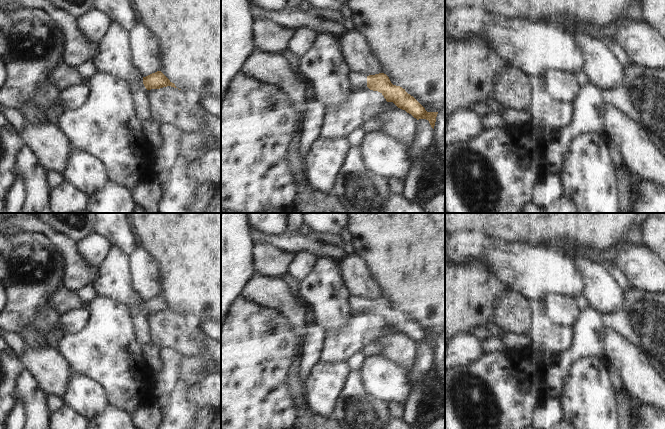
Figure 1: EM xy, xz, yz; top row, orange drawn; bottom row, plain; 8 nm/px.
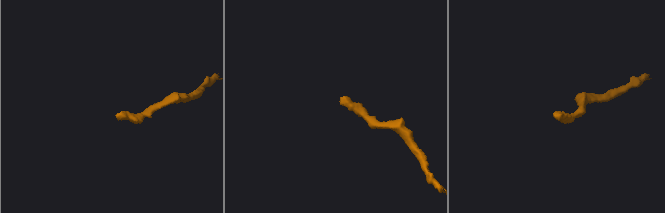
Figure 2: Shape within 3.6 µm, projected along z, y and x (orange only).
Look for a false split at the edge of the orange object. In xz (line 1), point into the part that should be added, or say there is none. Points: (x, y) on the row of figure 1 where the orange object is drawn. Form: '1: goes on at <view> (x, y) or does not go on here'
1: goes on at xz (358, 80)

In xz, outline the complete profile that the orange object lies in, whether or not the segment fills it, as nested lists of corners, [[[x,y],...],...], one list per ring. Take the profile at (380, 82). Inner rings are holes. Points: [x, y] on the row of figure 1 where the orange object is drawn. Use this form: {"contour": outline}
{"contour": [[[350,72],[349,82],[352,88],[362,89],[368,87],[370,90],[380,92],[387,102],[393,102],[398,108],[405,110],[407,113],[411,114],[417,120],[428,120],[431,127],[434,129],[438,112],[427,112],[425,108],[413,96],[411,96],[405,91],[405,89],[403,89],[400,86],[393,85],[386,74],[379,73],[375,75],[366,76],[361,72]]]}

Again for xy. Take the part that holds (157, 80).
{"contour": [[[161,71],[152,73],[146,77],[142,77],[137,72],[134,72],[126,82],[132,94],[135,114],[140,121],[151,118],[147,95],[149,90],[160,89],[167,86],[177,88]]]}

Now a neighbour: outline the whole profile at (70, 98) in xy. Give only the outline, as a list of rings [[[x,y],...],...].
[[[86,81],[60,91],[55,103],[45,113],[47,120],[51,124],[57,125],[59,113],[77,109],[86,101],[88,94],[89,86]]]

